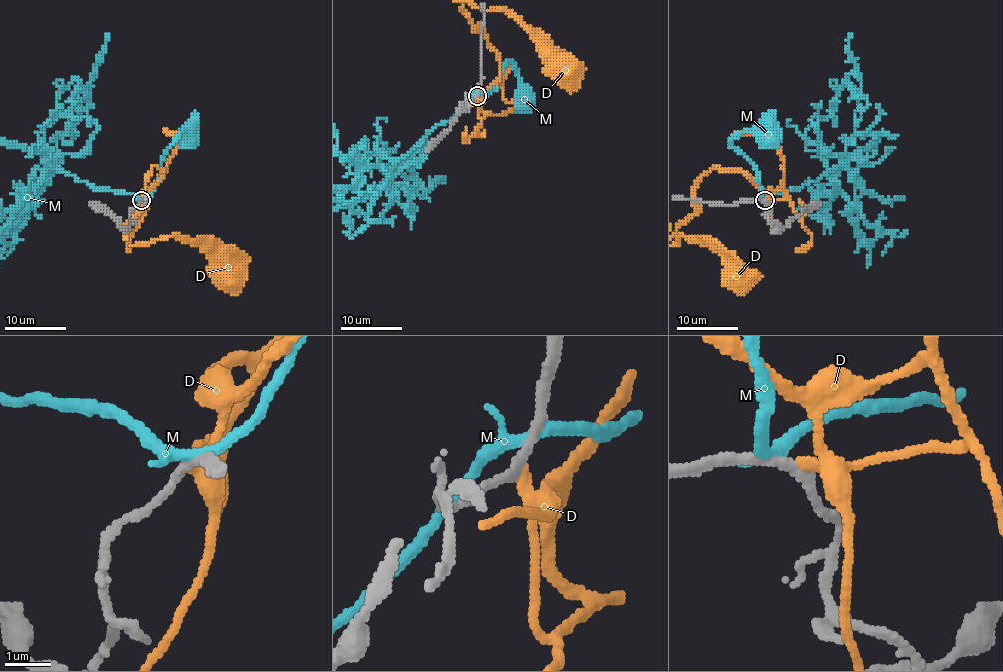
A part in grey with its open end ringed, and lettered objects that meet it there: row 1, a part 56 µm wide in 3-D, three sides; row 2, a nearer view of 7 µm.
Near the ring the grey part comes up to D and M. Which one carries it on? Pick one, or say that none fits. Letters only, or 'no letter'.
D

